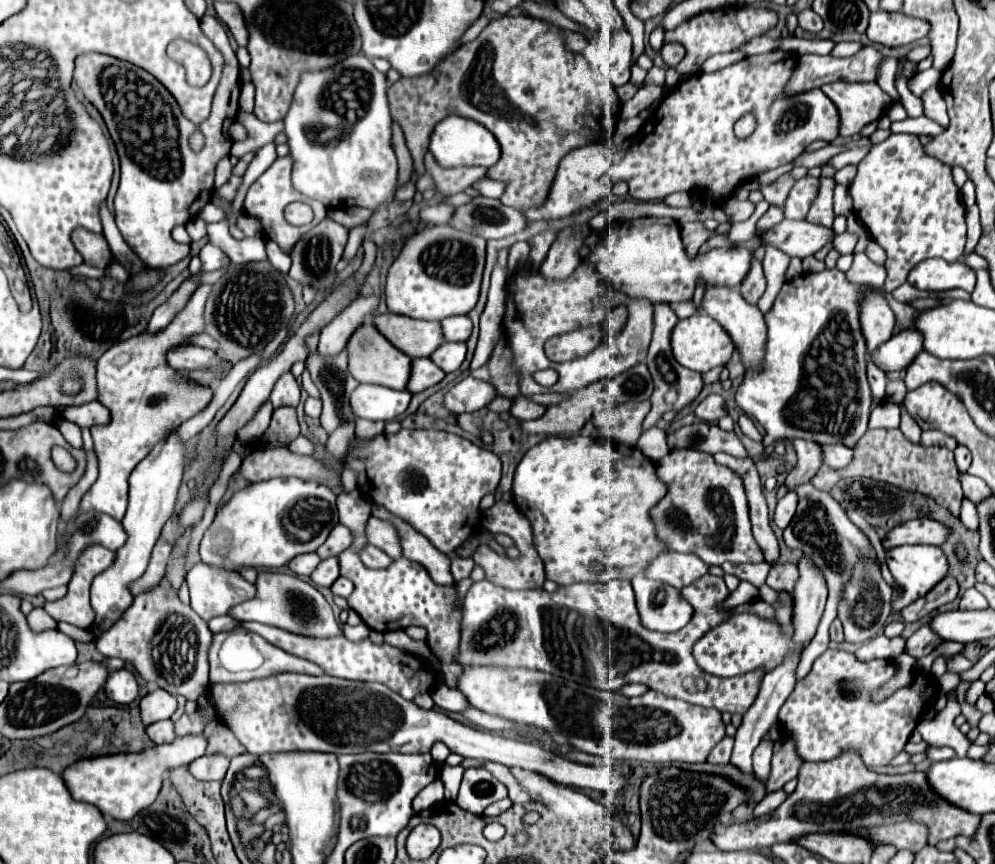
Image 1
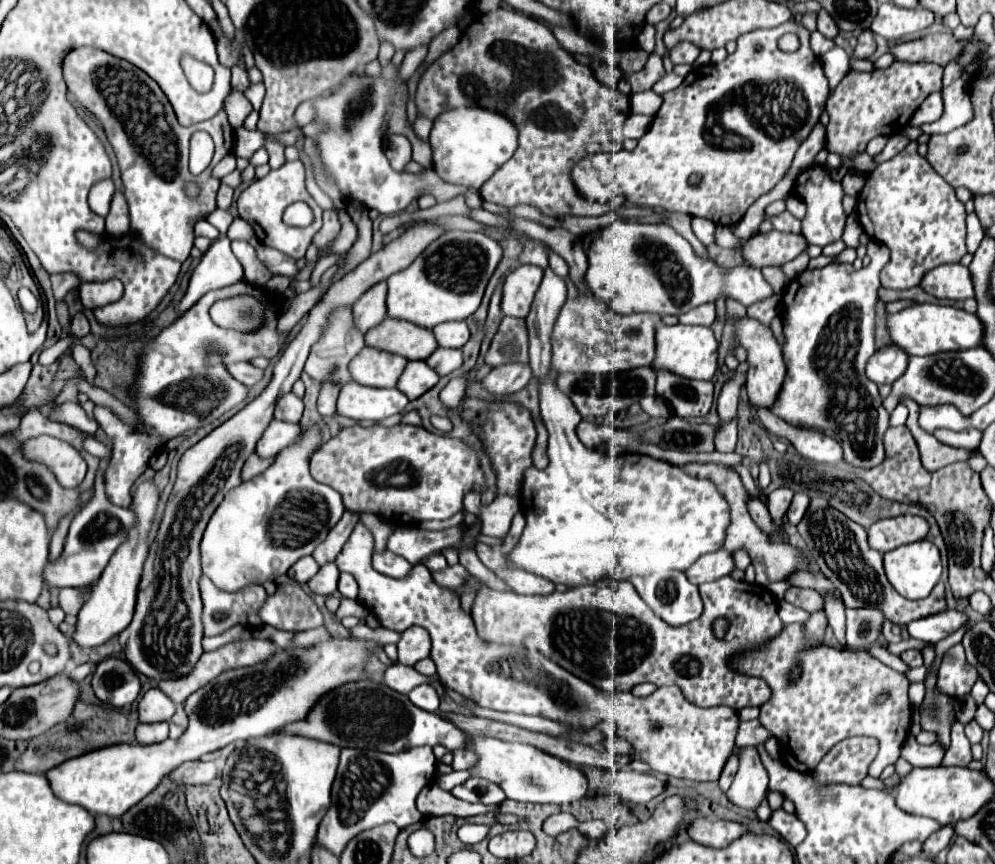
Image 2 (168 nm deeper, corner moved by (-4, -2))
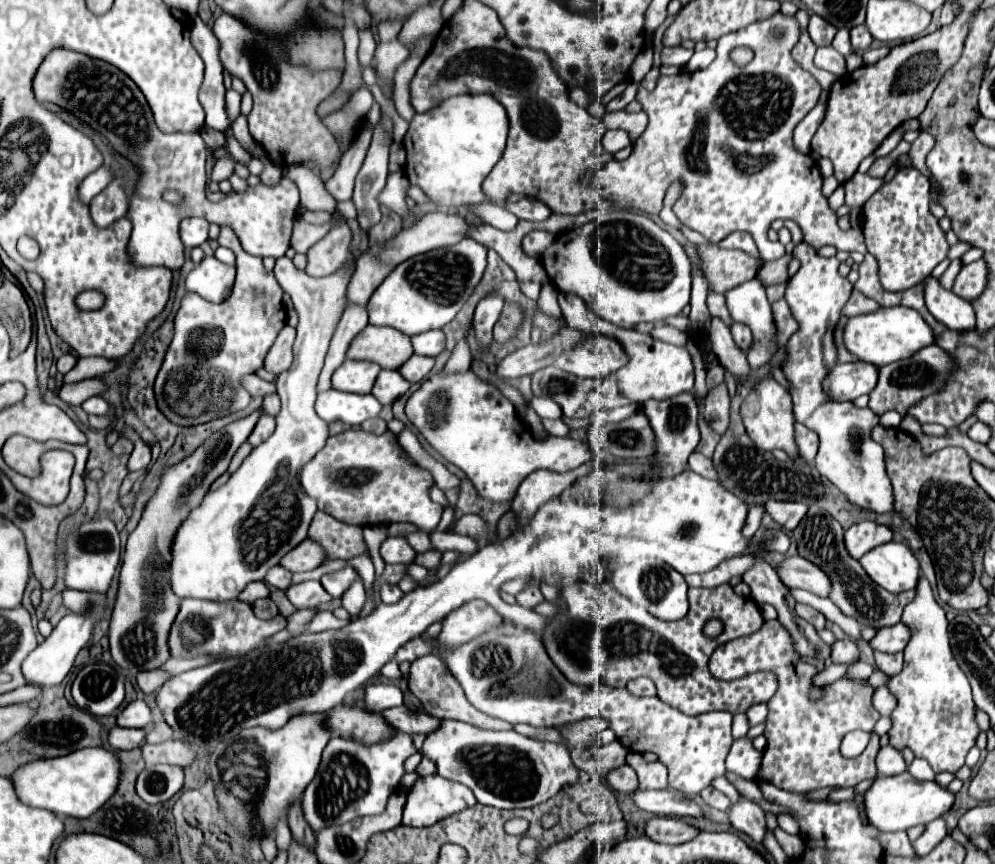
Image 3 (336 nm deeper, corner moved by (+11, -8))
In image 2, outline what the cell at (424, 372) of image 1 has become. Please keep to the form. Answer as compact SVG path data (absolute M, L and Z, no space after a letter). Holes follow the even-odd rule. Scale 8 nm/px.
M409 361L403 371L405 373L399 377L397 389L403 391L409 399L421 397L439 381L439 375L431 367L427 367L425 361Z

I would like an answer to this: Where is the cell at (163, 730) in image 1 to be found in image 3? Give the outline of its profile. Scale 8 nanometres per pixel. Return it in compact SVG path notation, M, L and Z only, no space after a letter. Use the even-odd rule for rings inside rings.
M114 727L108 735L110 747L114 751L128 751L128 749L136 749L142 745L146 737L144 729L124 729L124 727Z

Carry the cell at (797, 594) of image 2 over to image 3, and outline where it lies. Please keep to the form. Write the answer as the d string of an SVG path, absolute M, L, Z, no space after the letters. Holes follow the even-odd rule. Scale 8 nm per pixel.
M796 603L796 613L800 615L800 617L804 617L808 623L812 623L812 625L816 625L816 629L820 631L820 629L824 629L824 623L826 623L826 617L820 613L820 611L816 611L814 607L810 607L810 605L800 605L800 603Z

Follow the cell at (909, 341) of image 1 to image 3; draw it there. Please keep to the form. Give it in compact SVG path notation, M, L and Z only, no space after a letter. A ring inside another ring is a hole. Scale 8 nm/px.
M838 363L826 377L824 389L836 401L854 401L860 395L868 395L878 381L878 367L872 363Z

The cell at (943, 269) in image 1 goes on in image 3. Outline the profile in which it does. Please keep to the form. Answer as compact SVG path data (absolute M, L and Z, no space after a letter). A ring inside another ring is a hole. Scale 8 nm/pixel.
M926 277L922 281L924 301L928 311L946 327L956 331L966 331L976 327L974 309L968 301L958 297L956 293L944 289L936 277Z

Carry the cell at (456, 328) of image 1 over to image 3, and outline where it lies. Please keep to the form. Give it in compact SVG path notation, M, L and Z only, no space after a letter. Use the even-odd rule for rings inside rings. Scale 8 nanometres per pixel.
M436 329L436 331L426 331L420 333L416 337L412 337L412 345L414 345L414 353L416 355L428 355L428 357L436 357L444 351L446 347L446 335Z

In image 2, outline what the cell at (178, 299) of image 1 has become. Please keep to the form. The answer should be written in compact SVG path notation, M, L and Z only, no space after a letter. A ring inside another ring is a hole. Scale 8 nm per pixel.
M219 237L213 241L207 253L203 253L201 263L195 267L189 289L183 301L177 305L177 311L185 313L193 303L197 303L205 293L221 287L235 285L243 279L243 267L231 251L231 241L227 237Z

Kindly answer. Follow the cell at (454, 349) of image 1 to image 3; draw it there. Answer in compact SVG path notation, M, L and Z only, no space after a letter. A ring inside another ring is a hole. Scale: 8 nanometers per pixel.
M414 355L410 357L398 371L402 373L404 379L408 379L410 383L420 383L434 367L434 357L422 357L422 355Z

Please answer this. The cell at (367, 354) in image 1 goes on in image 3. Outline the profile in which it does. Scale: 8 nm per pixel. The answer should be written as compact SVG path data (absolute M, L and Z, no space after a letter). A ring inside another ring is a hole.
M346 359L334 371L332 387L338 391L348 391L348 393L370 393L380 371L382 367L376 363Z

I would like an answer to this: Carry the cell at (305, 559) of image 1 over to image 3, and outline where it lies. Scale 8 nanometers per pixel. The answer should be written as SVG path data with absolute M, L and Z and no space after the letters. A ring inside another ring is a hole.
M276 565L266 573L266 583L276 589L288 589L292 585L292 573L282 565Z

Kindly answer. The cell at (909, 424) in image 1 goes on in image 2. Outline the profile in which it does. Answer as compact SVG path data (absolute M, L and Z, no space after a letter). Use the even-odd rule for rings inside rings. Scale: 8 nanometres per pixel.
M905 399L903 401L907 407L909 407L909 423L907 427L911 429L917 445L919 445L919 451L921 451L921 461L923 465L929 469L929 471L937 471L945 465L951 465L955 461L969 461L975 453L979 453L979 449L971 449L971 451L959 451L957 447L947 447L943 443L939 443L931 433L923 431L917 423L919 419L919 405L911 399Z

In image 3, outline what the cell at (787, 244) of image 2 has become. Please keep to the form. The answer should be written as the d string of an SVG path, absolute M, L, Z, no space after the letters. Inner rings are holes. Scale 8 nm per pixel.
M700 245L698 255L702 259L702 273L708 279L708 287L716 293L750 281L762 267L762 259L752 257L740 249L718 249L716 245Z

